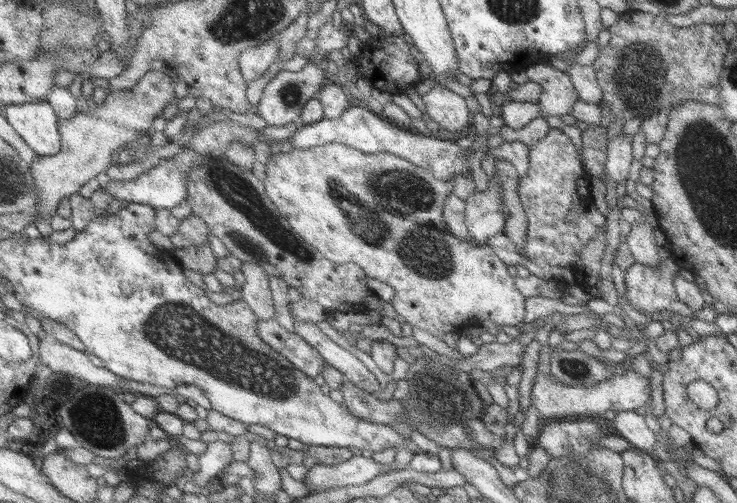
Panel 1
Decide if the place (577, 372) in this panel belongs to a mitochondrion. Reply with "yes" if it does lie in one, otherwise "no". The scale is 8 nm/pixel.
no

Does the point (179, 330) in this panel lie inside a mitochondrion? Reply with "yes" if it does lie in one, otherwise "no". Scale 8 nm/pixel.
yes

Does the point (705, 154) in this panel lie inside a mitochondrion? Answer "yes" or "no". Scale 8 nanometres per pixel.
yes

